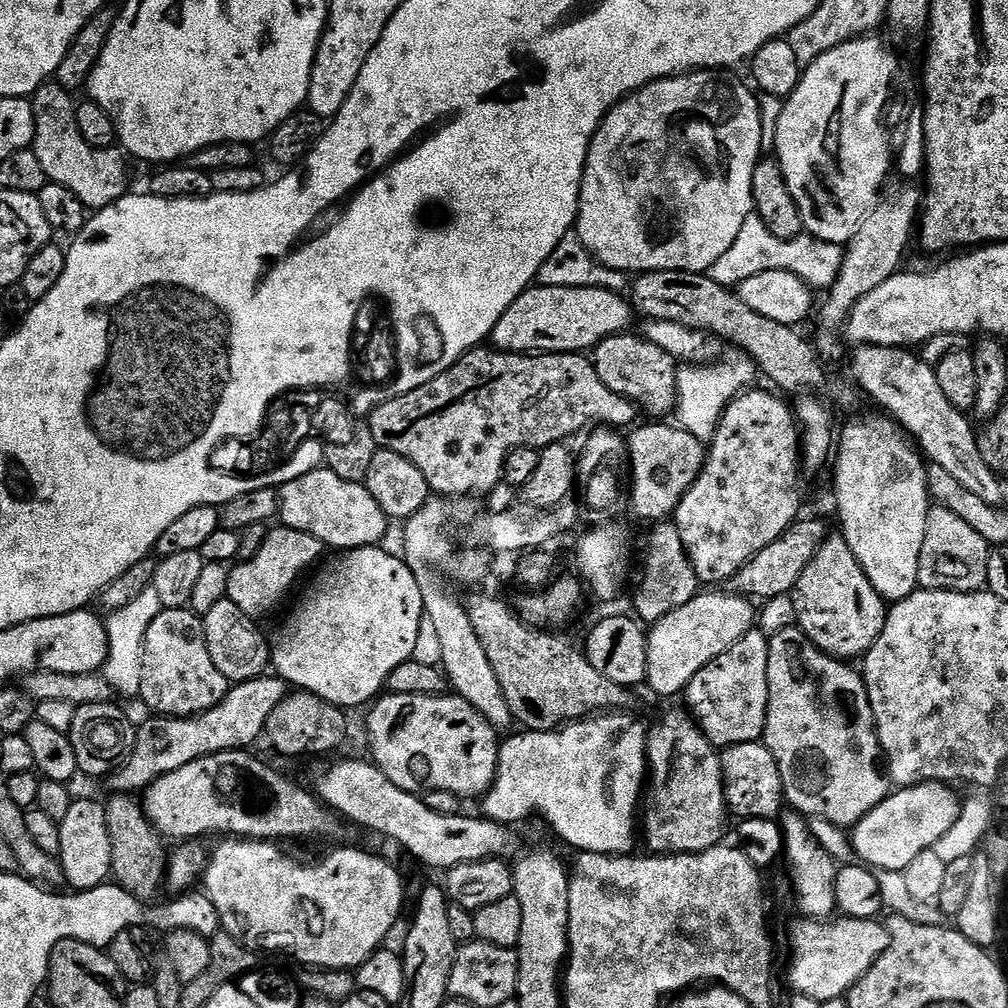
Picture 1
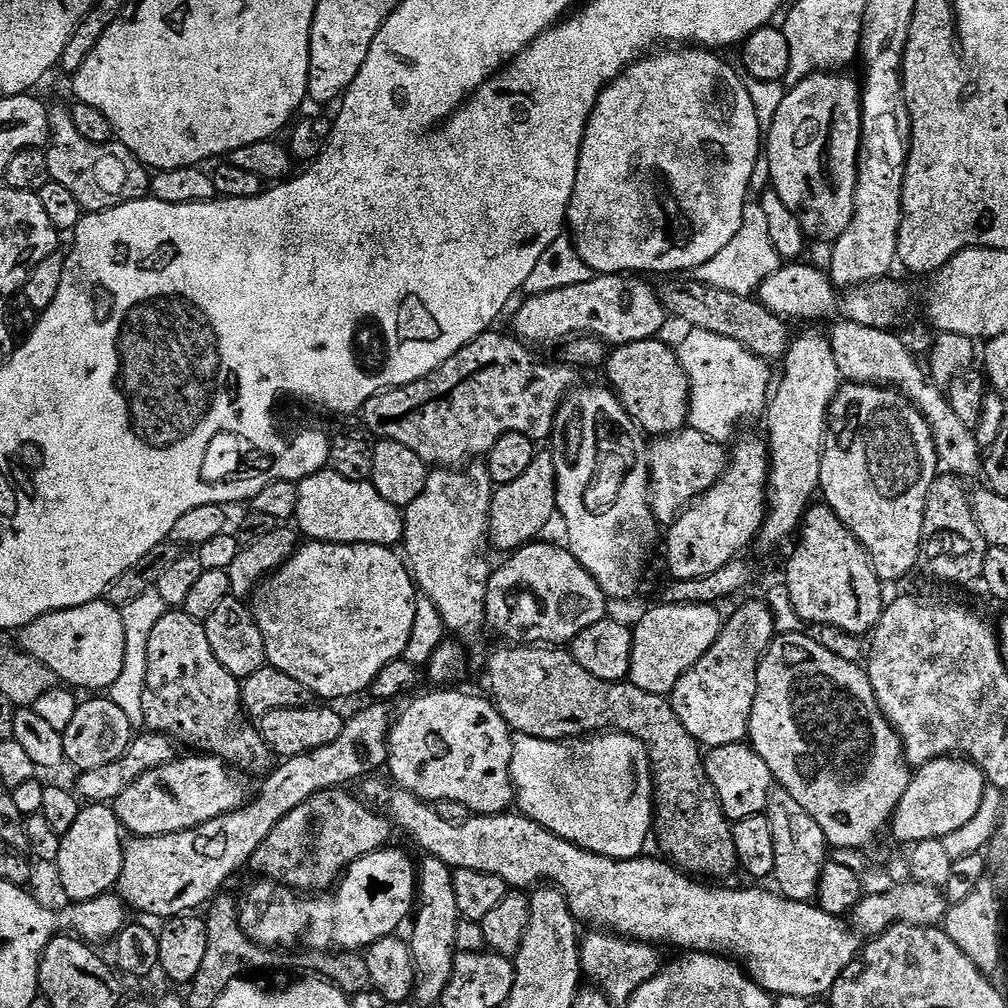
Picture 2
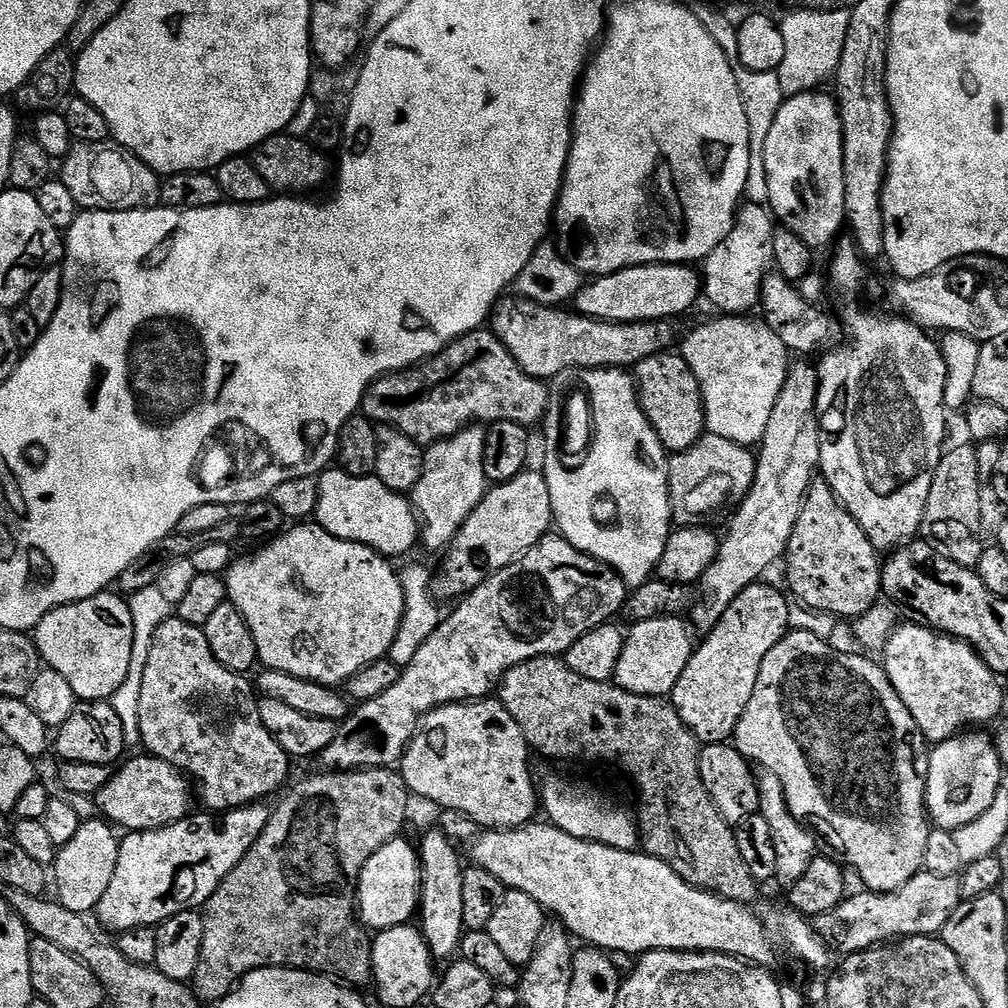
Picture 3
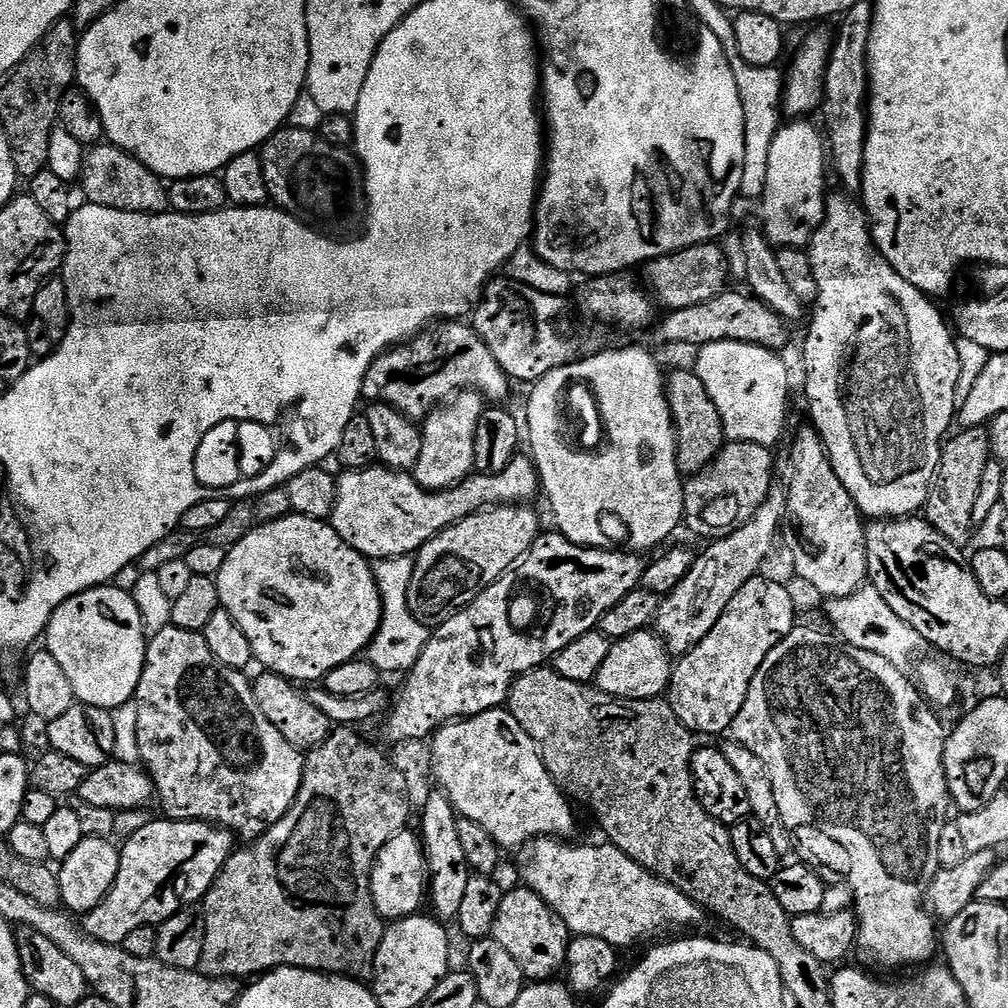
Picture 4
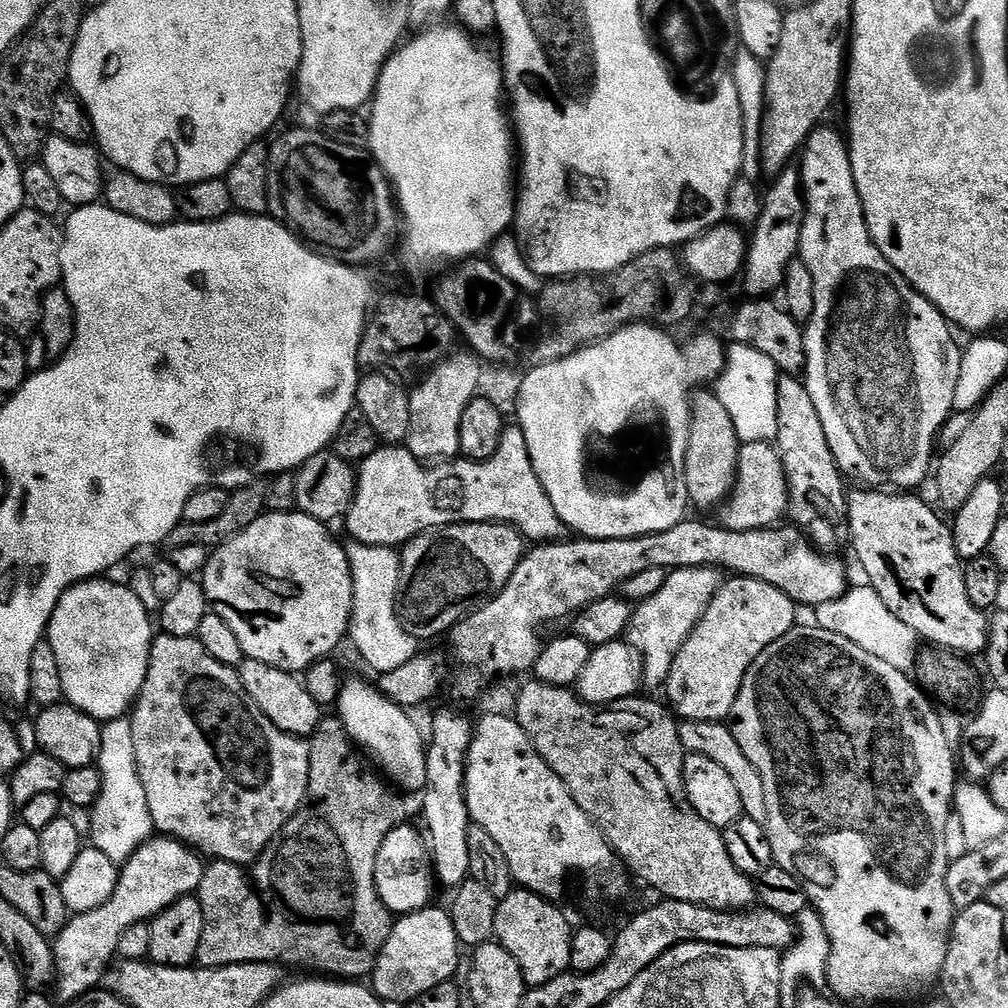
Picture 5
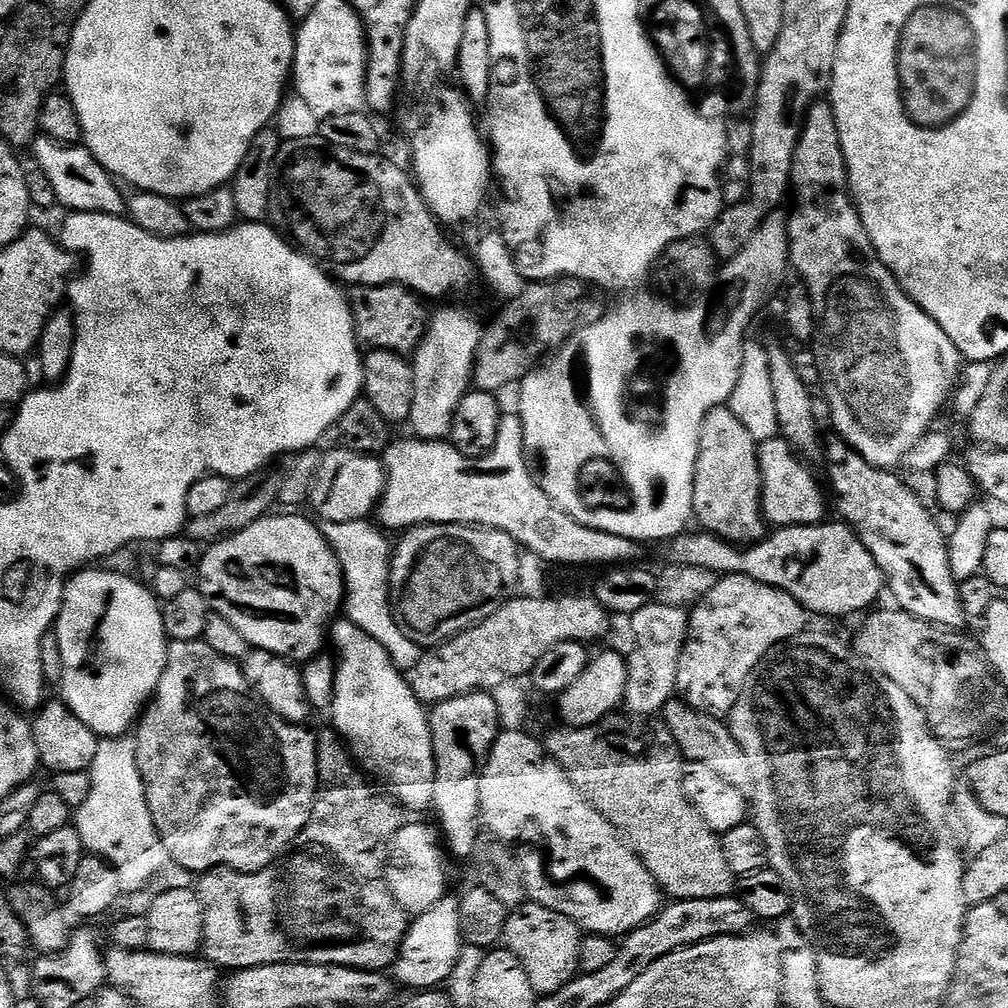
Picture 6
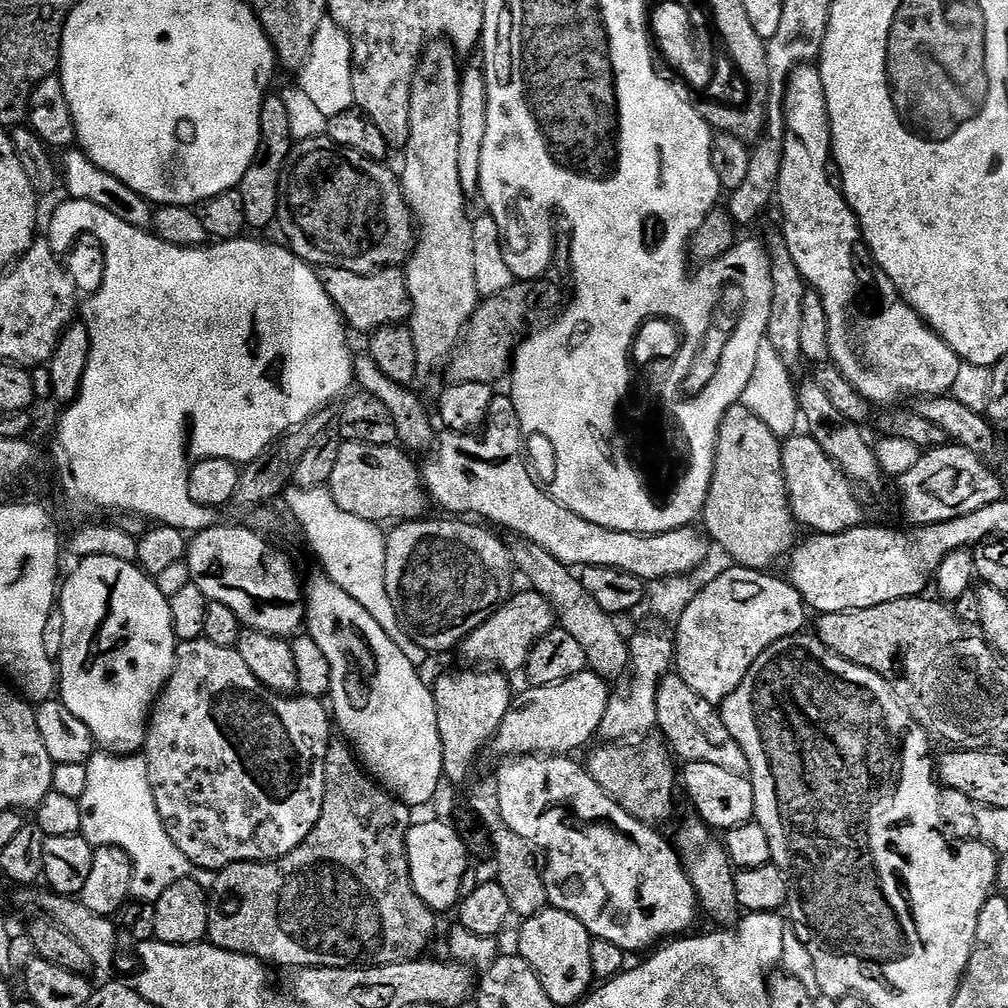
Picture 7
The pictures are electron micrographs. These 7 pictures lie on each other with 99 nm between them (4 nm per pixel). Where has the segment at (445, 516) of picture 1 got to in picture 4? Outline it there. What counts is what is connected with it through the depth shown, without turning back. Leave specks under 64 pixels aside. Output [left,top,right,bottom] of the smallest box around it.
[414,390,486,492]

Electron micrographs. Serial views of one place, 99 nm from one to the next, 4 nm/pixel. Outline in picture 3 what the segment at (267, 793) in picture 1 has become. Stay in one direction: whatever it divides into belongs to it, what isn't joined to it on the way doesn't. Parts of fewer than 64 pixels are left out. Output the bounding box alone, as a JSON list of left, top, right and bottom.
[94,755,194,832]

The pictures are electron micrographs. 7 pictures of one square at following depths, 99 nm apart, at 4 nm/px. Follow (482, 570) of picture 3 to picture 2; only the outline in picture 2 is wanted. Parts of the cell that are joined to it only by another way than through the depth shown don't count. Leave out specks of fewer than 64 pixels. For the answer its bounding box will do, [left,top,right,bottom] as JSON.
[488,451,556,554]

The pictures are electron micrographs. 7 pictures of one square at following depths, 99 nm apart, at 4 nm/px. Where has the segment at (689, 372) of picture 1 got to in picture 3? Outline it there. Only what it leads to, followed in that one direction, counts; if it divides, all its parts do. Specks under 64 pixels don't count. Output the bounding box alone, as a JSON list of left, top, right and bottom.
[682,316,790,446]

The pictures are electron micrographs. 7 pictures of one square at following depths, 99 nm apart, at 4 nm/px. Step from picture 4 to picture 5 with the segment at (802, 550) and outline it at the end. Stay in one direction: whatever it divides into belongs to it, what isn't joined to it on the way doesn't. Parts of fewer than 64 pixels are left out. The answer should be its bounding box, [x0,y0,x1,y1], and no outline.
[775,374,849,553]

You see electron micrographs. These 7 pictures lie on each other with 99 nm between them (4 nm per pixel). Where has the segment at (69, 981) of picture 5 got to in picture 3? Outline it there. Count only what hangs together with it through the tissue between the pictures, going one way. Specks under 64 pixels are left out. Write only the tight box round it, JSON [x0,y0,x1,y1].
[94,802,270,934]

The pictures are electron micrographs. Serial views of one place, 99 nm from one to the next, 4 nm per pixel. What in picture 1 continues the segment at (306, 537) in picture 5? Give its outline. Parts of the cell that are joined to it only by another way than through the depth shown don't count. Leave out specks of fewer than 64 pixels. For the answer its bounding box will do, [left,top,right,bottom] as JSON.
[270,546,424,710]

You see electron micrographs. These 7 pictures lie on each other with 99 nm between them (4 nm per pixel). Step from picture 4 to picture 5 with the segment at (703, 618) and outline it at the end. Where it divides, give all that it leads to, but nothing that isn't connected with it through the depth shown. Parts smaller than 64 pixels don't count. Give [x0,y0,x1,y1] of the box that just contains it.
[626,568,722,689]

